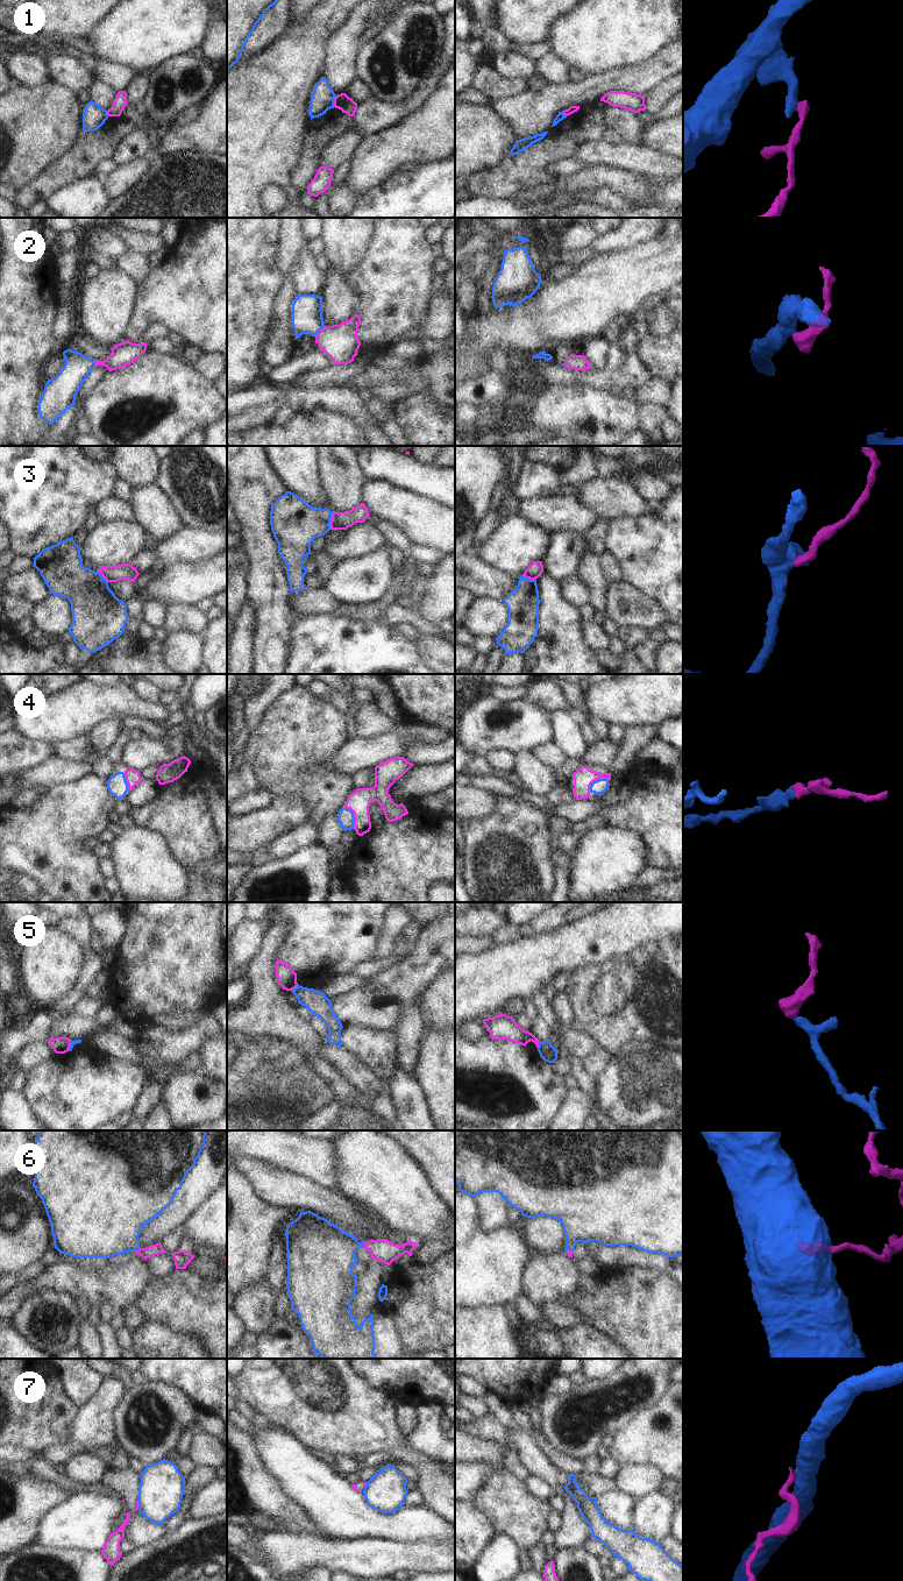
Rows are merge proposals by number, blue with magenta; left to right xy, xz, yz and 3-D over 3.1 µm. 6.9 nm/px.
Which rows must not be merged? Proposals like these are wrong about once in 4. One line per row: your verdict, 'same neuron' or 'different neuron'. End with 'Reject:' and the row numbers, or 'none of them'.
1: different neuron
2: same neuron
3: different neuron
4: same neuron
5: different neuron
6: same neuron
7: different neuron
Reject: 1, 3, 5, 7

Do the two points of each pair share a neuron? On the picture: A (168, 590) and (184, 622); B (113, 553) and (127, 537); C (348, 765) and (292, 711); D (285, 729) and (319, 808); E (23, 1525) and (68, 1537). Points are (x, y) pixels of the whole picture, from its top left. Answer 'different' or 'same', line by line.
A: different
B: same
C: different
D: same
E: different

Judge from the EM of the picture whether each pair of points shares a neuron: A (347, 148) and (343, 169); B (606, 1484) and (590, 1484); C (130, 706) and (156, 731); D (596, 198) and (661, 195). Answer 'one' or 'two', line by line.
A: two
B: one
C: two
D: one

